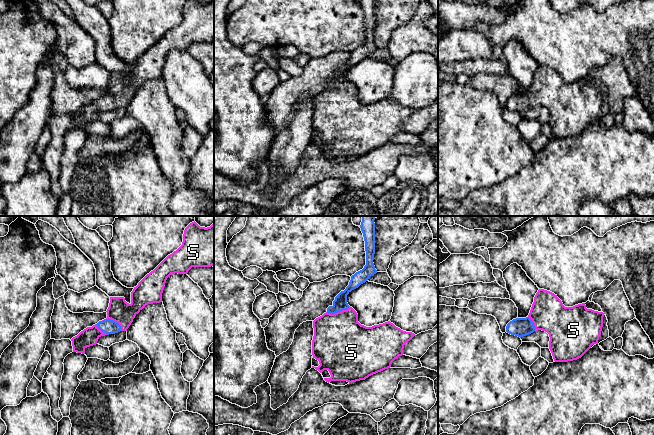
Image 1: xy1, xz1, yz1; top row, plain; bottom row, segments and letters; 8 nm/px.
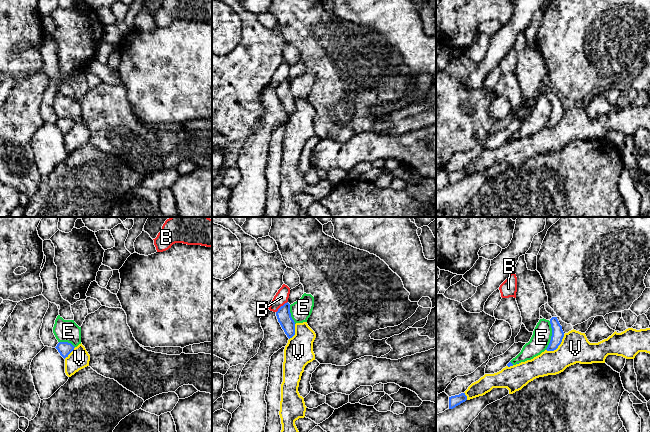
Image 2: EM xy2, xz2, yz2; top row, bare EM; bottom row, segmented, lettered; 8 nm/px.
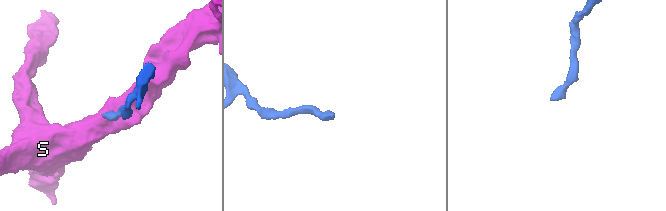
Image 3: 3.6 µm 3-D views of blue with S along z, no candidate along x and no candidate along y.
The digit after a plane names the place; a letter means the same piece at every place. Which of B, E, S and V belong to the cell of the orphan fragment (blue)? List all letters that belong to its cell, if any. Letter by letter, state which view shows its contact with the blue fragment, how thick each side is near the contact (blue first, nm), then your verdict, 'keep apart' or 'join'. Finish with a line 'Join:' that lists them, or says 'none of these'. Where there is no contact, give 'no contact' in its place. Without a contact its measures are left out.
B: xz2 | 120/110 nm | keep apart
E: yz2 | 100/150 nm | keep apart
S: xy1 | 120/180 nm | join
V: yz2 | 100/240 nm | keep apart
Join: S

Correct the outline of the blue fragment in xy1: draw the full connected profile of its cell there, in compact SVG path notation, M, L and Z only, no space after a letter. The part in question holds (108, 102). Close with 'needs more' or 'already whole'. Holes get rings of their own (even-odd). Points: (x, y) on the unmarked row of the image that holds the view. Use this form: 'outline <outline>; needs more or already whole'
outline M189 0L183 10L182 21L174 27L172 30L168 31L153 47L147 50L136 63L134 63L131 68L131 79L127 79L124 73L110 73L109 83L107 85L107 94L99 97L92 103L87 103L81 107L77 112L71 115L73 128L85 130L85 125L87 123L97 120L98 115L101 112L115 110L120 107L127 107L135 92L148 80L160 79L162 78L162 69L165 63L167 54L171 50L187 50L192 43L211 43L214 41L214 0L210 3L200 3L198 0Z; needs more

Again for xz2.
outline M287 78L281 82L276 92L287 113L292 114L295 111L295 98L291 93L290 80Z; already whole

